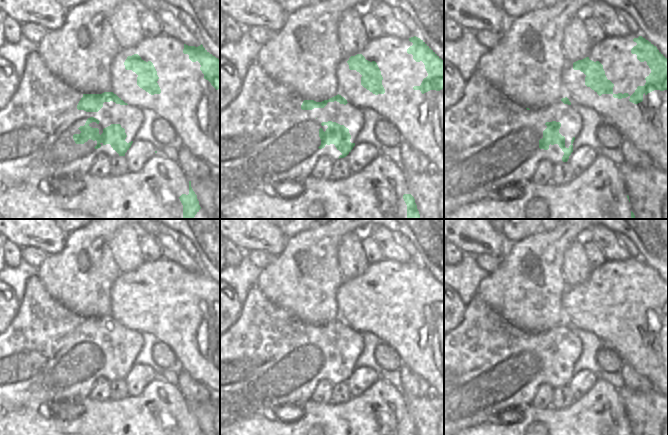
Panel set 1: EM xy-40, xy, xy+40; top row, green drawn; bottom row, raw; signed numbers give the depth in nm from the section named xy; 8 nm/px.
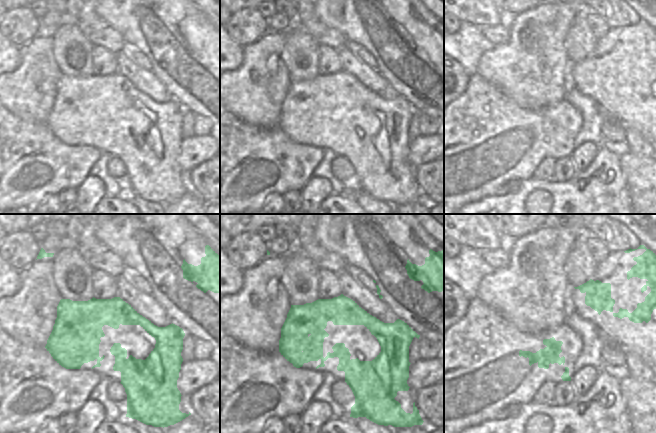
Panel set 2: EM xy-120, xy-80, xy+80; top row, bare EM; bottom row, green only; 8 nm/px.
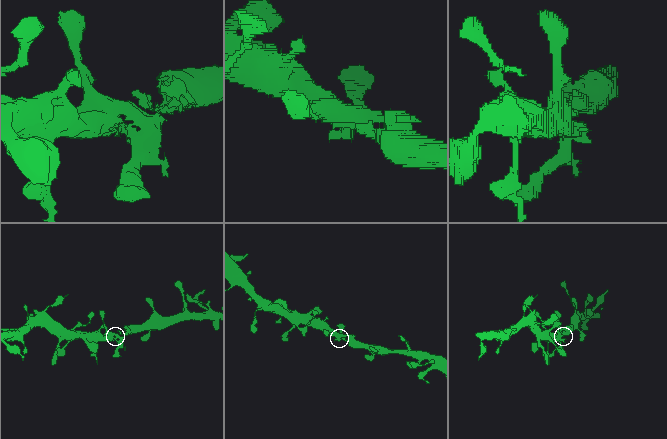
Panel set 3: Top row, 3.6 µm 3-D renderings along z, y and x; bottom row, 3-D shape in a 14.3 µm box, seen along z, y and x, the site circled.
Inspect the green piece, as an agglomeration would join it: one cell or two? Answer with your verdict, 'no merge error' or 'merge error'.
no merge error

